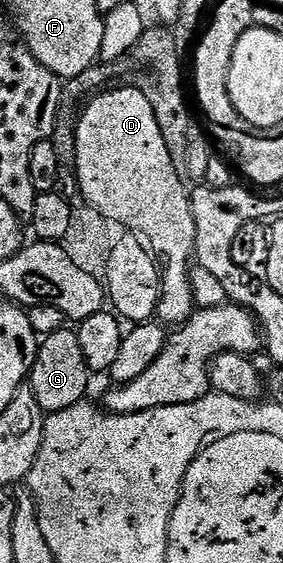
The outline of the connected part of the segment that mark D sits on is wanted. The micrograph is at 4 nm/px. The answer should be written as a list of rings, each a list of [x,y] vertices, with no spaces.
[[[127,86],[120,87],[117,91],[108,89],[97,94],[81,110],[76,120],[74,170],[78,191],[82,199],[84,195],[83,202],[87,206],[102,213],[103,217],[118,221],[125,226],[128,233],[140,236],[159,256],[162,260],[162,270],[160,300],[156,306],[155,318],[164,325],[169,325],[168,323],[182,325],[192,318],[194,310],[189,276],[190,264],[193,262],[196,249],[192,200],[186,187],[184,191],[185,180],[180,179],[178,173],[174,171],[174,164],[170,161],[170,149],[166,149],[166,137],[162,137],[162,129],[158,129],[158,117],[154,117],[150,101],[146,101],[146,97],[136,86]]]

